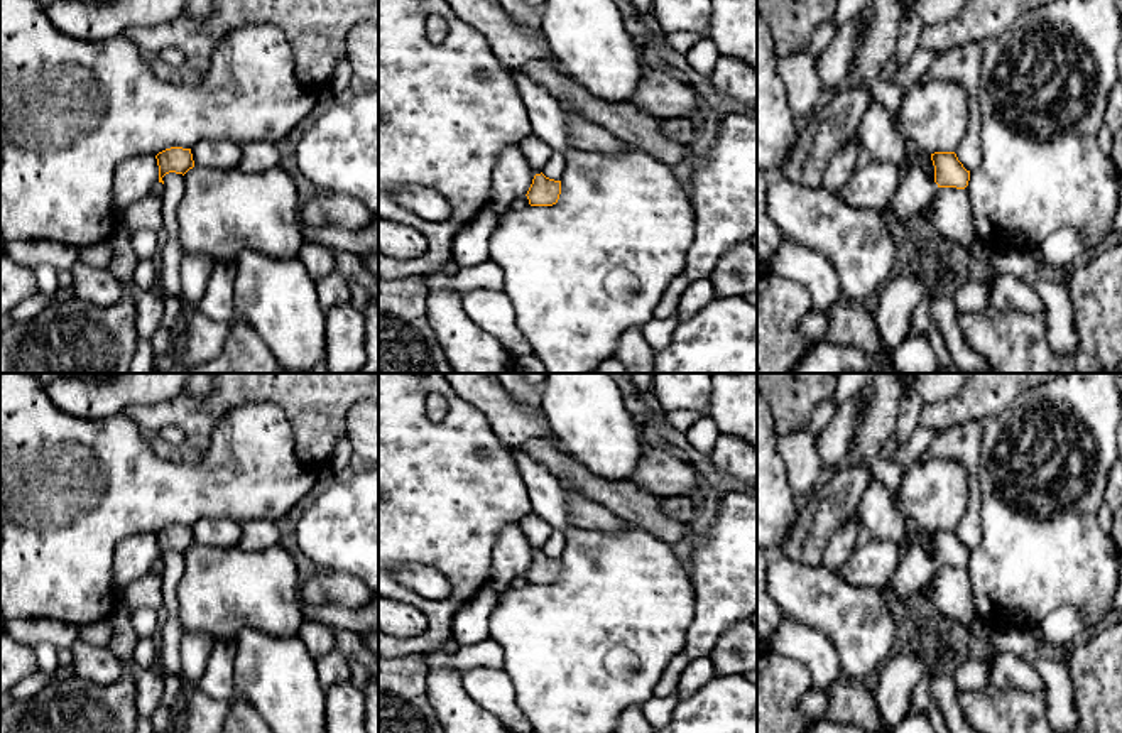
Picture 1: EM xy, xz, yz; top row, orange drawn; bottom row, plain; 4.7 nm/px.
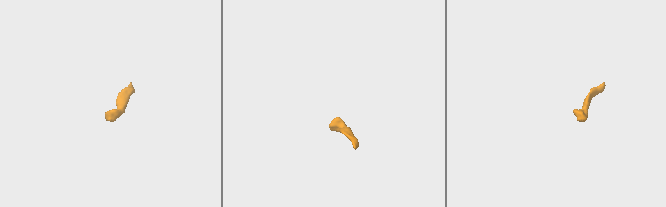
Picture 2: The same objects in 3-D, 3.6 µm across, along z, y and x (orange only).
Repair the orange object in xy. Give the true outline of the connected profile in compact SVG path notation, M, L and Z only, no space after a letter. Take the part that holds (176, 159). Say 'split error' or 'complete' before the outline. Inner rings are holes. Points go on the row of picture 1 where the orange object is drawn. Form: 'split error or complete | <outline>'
split error | M171 147L155 155L159 166L159 182L152 187L152 194L162 196L164 181L162 177L169 172L186 174L194 167L191 149Z

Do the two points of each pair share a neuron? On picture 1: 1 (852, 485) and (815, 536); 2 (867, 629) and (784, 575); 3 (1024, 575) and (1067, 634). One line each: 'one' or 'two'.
1: one
2: one
3: two

